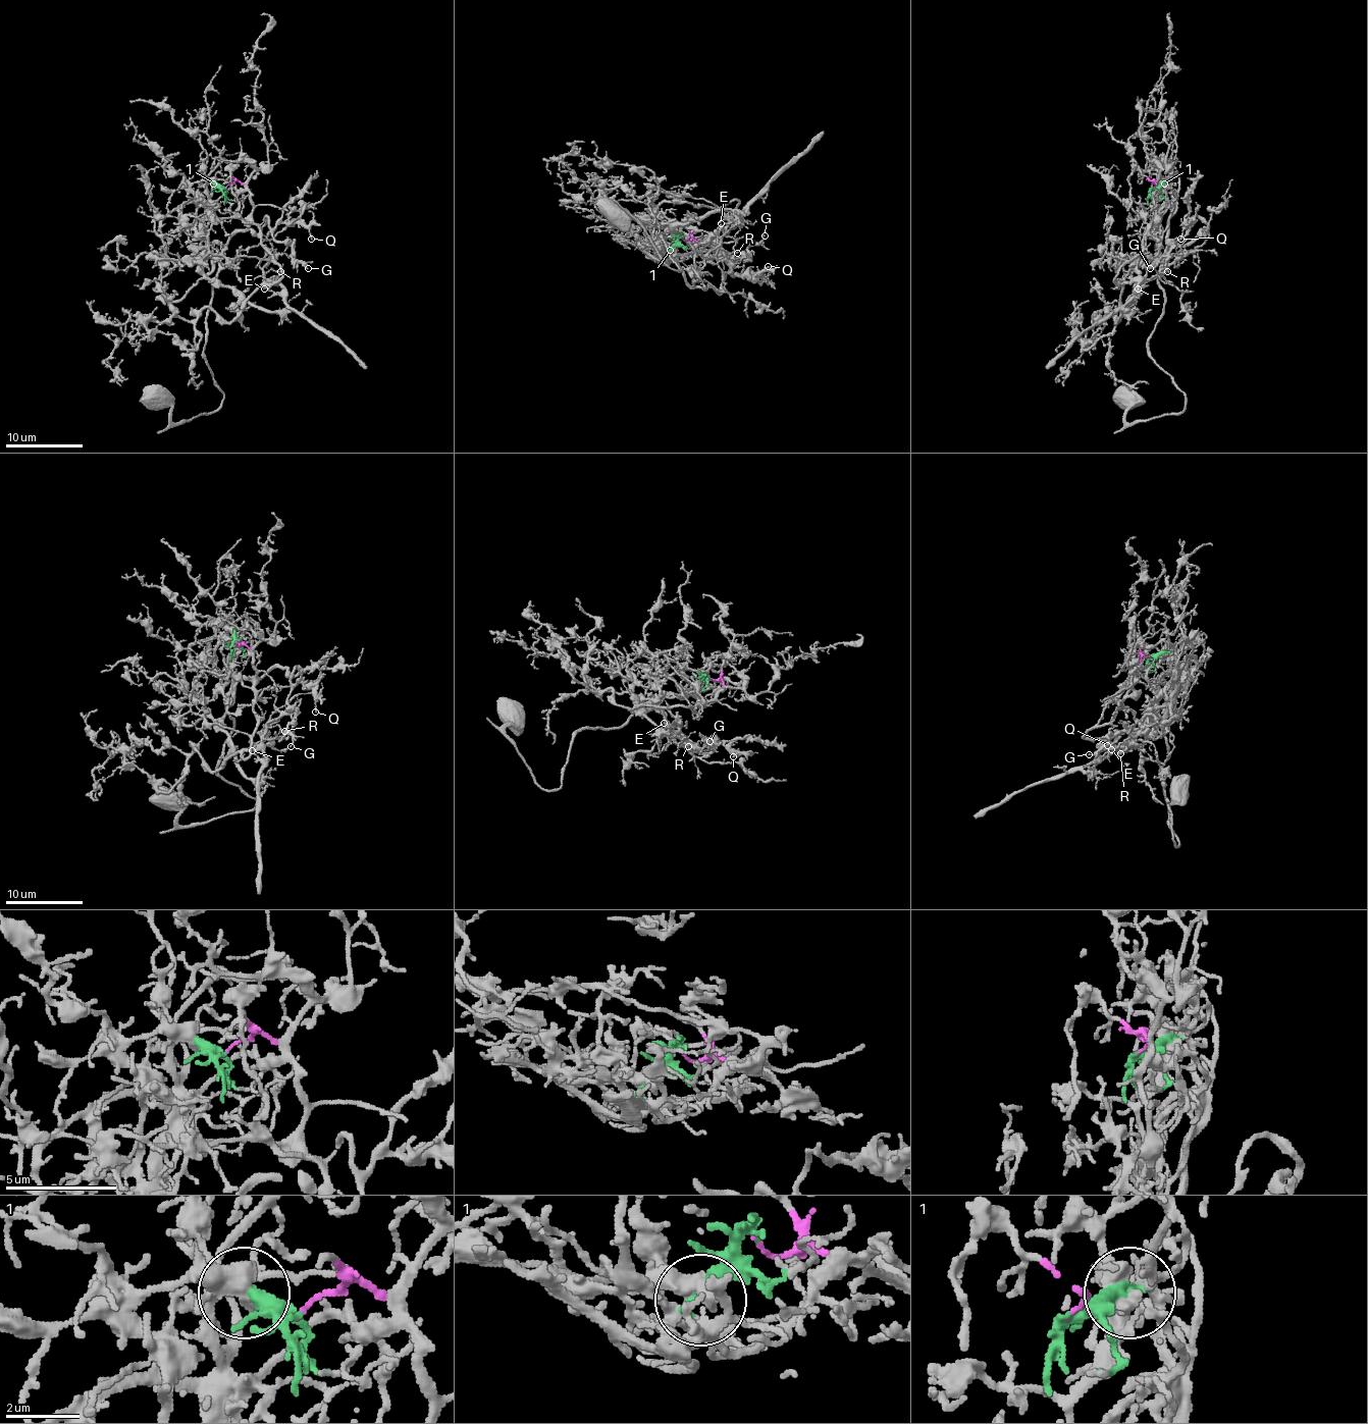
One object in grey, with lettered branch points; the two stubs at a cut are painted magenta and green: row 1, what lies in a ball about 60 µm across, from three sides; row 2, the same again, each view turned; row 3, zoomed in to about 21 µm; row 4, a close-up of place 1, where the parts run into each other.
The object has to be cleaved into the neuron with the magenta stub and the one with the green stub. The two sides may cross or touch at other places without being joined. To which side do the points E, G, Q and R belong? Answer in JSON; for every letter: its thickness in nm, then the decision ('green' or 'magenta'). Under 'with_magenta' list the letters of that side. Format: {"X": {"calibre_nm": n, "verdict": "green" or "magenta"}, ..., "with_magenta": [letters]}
{"E": {"calibre_nm": 160, "verdict": "magenta"}, "G": {"calibre_nm": 130, "verdict": "green"}, "Q": {"calibre_nm": 150, "verdict": "green"}, "R": {"calibre_nm": 170, "verdict": "magenta"}, "with_magenta": ["E", "R"]}

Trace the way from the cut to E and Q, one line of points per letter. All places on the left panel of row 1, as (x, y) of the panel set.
E: (225, 187), (239, 181), (250, 195), (252, 220), (281, 268), (263, 289)
Q: (225, 187), (207, 185), (206, 238), (258, 233), (267, 216), (312, 240)

